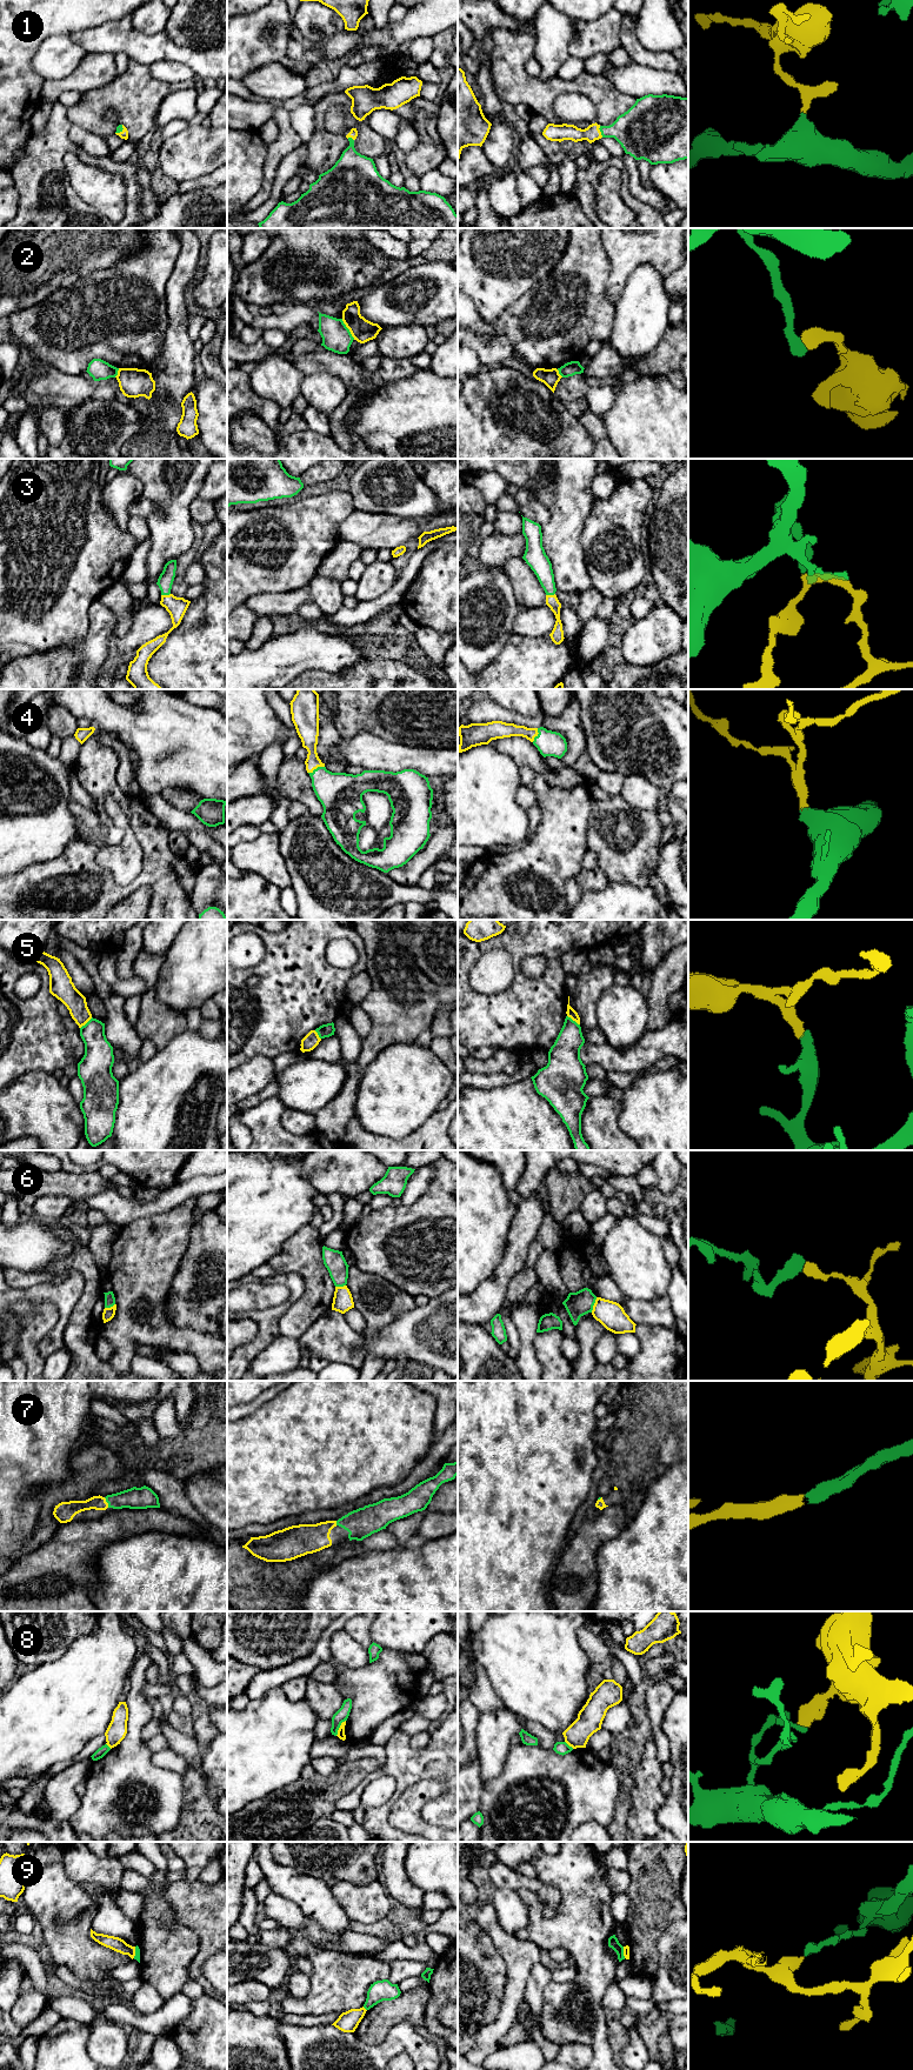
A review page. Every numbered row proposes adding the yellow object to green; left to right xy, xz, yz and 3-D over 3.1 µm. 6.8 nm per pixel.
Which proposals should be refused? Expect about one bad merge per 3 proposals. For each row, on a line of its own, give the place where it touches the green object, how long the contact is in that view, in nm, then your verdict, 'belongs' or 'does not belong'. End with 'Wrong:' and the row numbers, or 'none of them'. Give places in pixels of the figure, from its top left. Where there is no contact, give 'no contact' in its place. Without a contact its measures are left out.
1: yz (600, 131) | 80 nm | belongs
2: xz (348, 329) | 170 nm | does not belong
3: xy (165, 594) | 70 nm | belongs
4: xz (317, 768) | 120 nm | belongs
5: yz (572, 1020) | 110 nm | does not belong
6: yz (593, 1304) | 110 nm | does not belong
7: xy (106, 1501) | 80 nm | belongs
8: xz (339, 1727) | 130 nm | does not belong
9: xz (365, 2008) | 40 nm | does not belong
Wrong: 2, 5, 6, 8, 9

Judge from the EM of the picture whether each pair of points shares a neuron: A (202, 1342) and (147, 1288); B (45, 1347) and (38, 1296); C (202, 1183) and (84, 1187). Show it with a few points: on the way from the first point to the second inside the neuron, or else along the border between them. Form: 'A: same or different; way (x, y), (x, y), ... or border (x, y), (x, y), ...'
A: same; way (184, 1340), (177, 1339), (157, 1319), (157, 1307)
B: same; way (57, 1333), (62, 1320), (62, 1307), (54, 1299)
C: different; border (115, 1188), (100, 1192), (88, 1199)

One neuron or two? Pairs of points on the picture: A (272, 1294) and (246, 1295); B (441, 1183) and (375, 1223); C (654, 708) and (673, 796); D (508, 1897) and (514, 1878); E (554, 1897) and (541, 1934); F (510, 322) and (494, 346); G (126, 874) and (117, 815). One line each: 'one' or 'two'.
A: one
B: one
C: two
D: two
E: two
F: two
G: one

